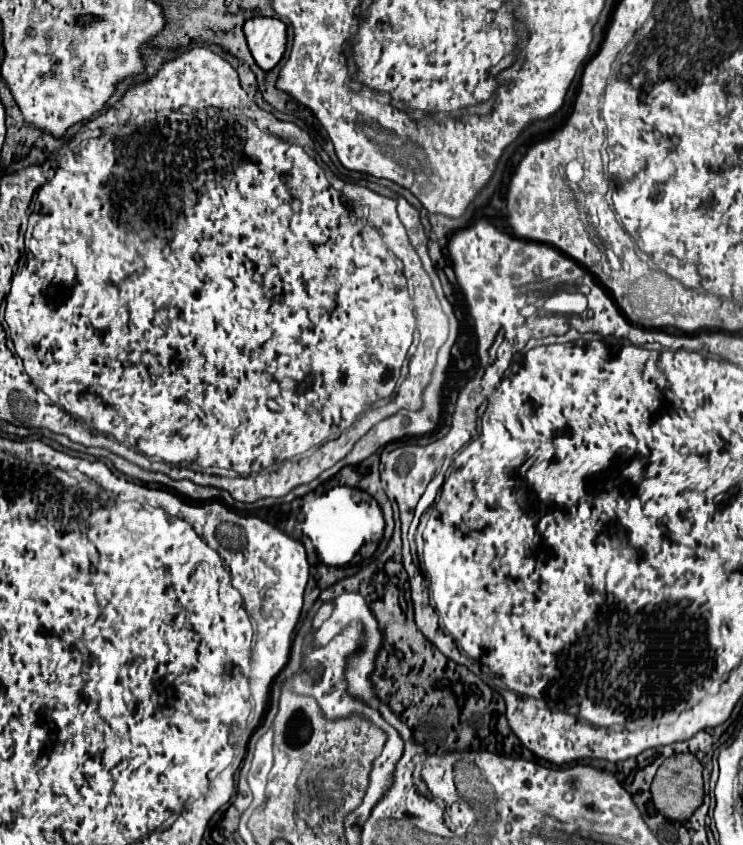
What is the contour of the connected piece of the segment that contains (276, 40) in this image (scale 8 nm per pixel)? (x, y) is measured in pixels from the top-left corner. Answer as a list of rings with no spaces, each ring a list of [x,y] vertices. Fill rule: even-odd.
[[[250,18],[244,22],[248,48],[262,70],[272,70],[286,52],[286,26],[278,18]]]

